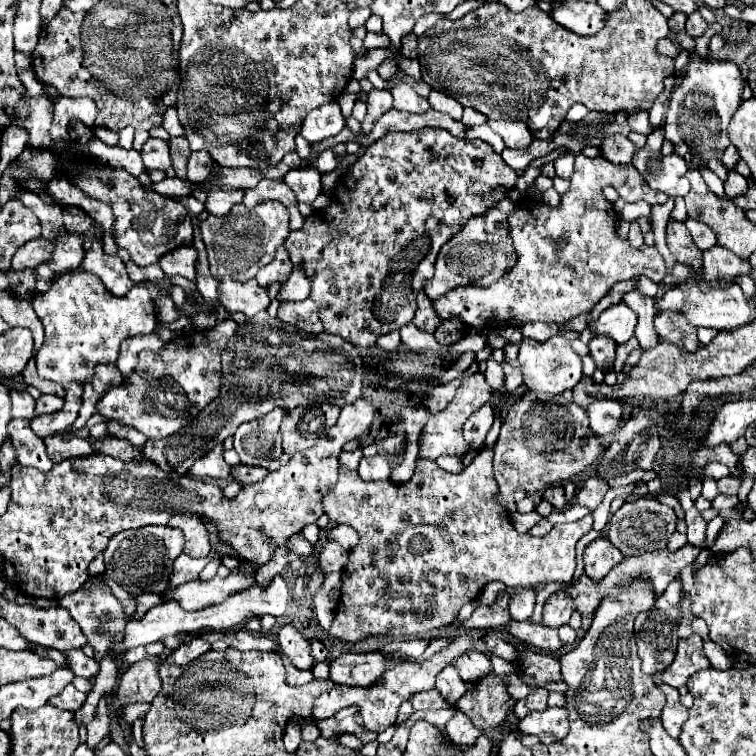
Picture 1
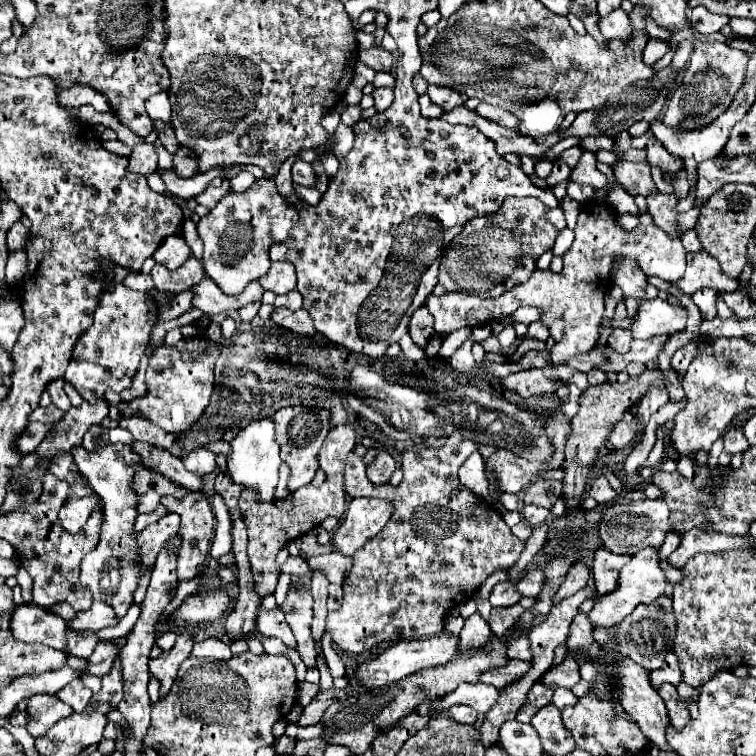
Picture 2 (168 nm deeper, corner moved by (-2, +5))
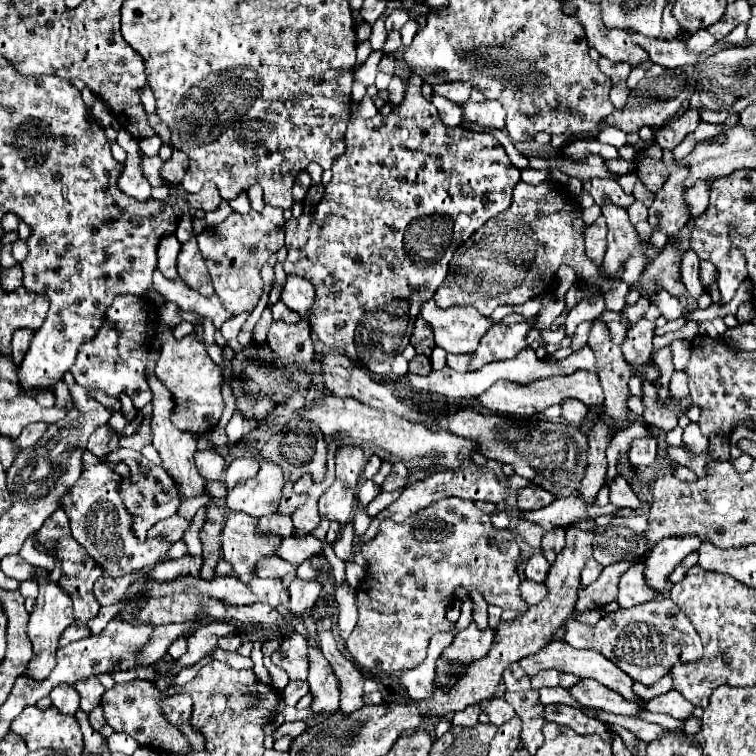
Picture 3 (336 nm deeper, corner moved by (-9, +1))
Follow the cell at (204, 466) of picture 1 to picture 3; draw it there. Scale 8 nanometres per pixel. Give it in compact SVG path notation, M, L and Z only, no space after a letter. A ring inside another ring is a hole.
M206 449L206 451L196 451L194 455L196 461L196 469L204 479L220 479L222 471L226 469L226 461L224 457L214 451L214 449Z

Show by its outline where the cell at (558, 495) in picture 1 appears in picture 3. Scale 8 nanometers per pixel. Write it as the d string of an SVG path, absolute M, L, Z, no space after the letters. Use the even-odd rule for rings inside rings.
M530 485L518 493L520 511L534 511L534 509L546 507L550 505L550 501L554 501L552 493L548 493L544 487L538 487L538 485Z

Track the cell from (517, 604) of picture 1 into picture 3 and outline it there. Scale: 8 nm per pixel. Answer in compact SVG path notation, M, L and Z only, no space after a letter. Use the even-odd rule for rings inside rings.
M538 551L534 553L528 561L526 561L526 569L524 569L524 575L528 581L536 581L536 583L544 583L546 575L548 575L548 569L550 569L550 563L546 561L546 557Z

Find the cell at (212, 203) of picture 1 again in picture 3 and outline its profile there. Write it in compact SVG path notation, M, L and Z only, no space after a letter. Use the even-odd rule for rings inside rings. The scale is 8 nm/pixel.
M208 181L204 183L202 191L200 193L194 193L194 195L188 195L188 203L194 207L194 209L204 209L204 211L214 211L218 205L220 205L222 197L218 193L218 187L214 181Z

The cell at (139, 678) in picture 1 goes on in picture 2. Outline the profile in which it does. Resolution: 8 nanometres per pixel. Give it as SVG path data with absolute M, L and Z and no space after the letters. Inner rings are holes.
M183 633L183 635L179 635L179 639L171 651L165 651L157 659L149 661L151 675L157 677L161 683L161 697L165 697L169 693L173 681L177 679L177 671L179 671L181 663L191 655L193 643L195 643L193 635Z

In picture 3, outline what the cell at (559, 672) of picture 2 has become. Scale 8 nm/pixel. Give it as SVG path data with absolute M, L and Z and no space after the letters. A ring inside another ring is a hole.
M580 679L568 691L576 701L580 701L580 705L596 707L596 709L602 709L608 713L636 717L636 713L642 709L638 703L630 703L630 701L622 699L622 695L616 695L602 683L596 683L594 679Z

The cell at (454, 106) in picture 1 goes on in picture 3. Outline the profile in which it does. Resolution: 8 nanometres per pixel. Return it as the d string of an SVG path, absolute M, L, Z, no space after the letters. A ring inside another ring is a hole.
M442 83L438 87L434 87L436 95L442 95L446 99L450 99L456 105L462 105L470 99L470 83Z

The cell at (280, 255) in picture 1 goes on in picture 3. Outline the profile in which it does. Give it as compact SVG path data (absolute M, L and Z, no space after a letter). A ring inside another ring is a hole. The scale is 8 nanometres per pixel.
M286 275L280 301L292 311L298 311L302 319L308 319L310 303L314 301L314 287L310 287L310 283L306 283L306 279L300 279L298 275Z

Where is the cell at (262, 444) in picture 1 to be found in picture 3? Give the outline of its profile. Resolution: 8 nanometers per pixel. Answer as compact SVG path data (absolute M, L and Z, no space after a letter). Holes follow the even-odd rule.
M252 451L250 457L258 461L260 471L256 473L256 477L248 479L246 483L236 485L228 493L226 505L232 511L244 511L252 517L278 513L278 505L280 505L282 489L284 489L282 467L274 461L264 459L260 451Z

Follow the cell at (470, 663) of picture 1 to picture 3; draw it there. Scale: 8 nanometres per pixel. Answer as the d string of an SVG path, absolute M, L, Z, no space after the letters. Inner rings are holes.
M542 671L530 679L532 689L542 689L542 687L554 687L558 685L558 671Z

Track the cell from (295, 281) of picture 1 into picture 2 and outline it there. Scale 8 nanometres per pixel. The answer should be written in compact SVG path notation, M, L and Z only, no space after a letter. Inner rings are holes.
M297 289L275 299L275 307L287 307L289 311L297 311L301 305L303 305L303 297L299 295Z

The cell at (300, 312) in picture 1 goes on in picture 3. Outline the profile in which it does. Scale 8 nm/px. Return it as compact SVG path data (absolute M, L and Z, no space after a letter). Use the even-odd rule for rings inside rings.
M306 319L295 324L274 321L268 333L268 345L274 349L276 357L288 367L308 365L314 359L314 343L310 337L310 323Z

